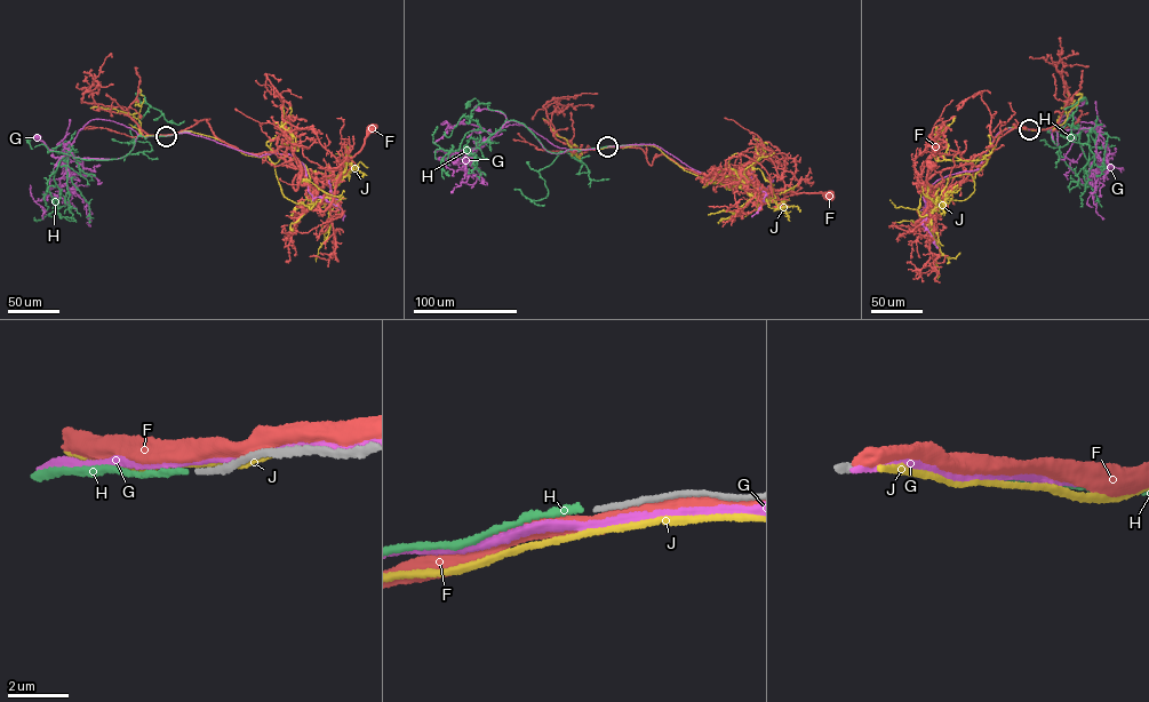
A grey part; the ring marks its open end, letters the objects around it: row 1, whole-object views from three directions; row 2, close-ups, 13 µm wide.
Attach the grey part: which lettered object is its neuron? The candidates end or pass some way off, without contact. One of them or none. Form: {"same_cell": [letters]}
{"same_cell": ["H"]}

